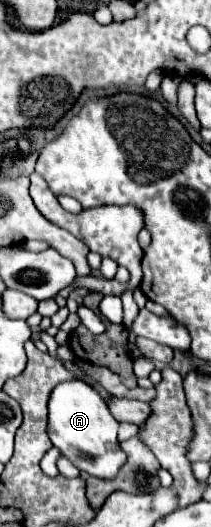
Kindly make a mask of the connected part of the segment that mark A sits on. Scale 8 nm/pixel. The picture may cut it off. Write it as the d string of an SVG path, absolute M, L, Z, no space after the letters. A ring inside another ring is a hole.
M65 381L53 389L49 399L47 433L63 457L67 457L79 471L87 471L99 479L117 477L121 465L127 463L127 455L119 447L117 427L119 423L109 413L103 397L85 381Z

